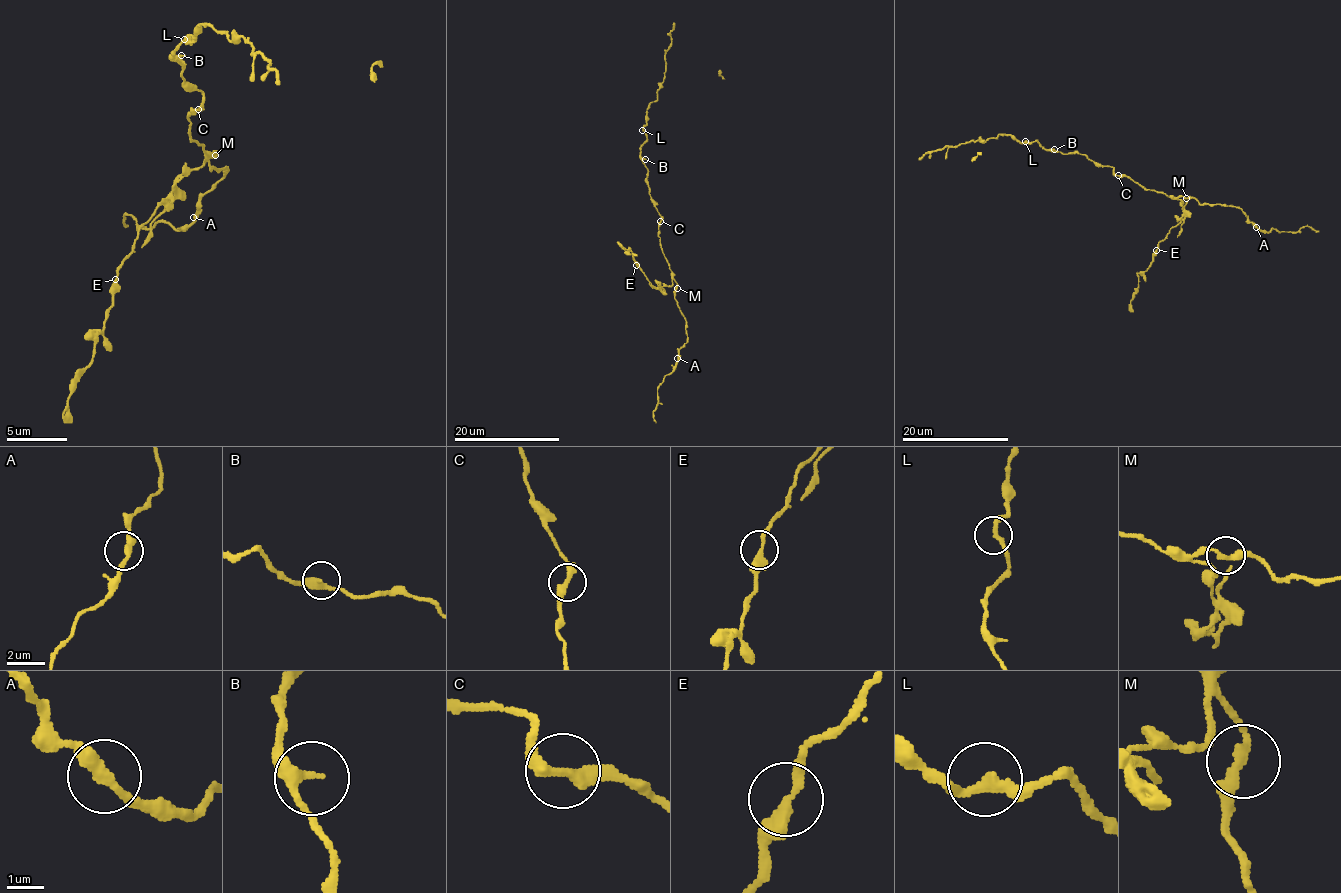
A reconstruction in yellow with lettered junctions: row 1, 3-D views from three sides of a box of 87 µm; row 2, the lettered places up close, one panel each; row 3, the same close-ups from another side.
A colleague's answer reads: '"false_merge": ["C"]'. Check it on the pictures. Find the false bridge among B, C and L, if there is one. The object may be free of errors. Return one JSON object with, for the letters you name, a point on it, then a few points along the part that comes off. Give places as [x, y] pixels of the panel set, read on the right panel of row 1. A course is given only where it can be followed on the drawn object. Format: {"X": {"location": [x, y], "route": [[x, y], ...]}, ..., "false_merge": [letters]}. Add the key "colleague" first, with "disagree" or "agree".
{"colleague": "agree", "C": {"location": [1118, 175], "route": [[1118, 175], [1175, 197], [1240, 208], [1262, 230], [1298, 231], [1308, 226], [1319, 231]]}, "false_merge": ["C"]}

